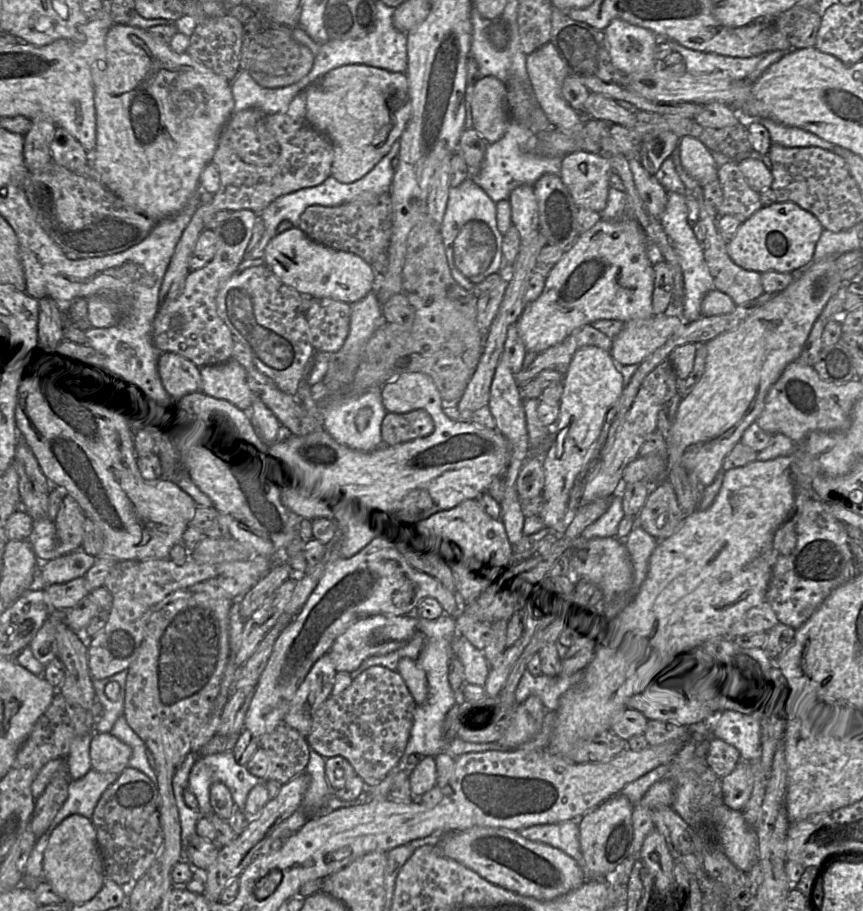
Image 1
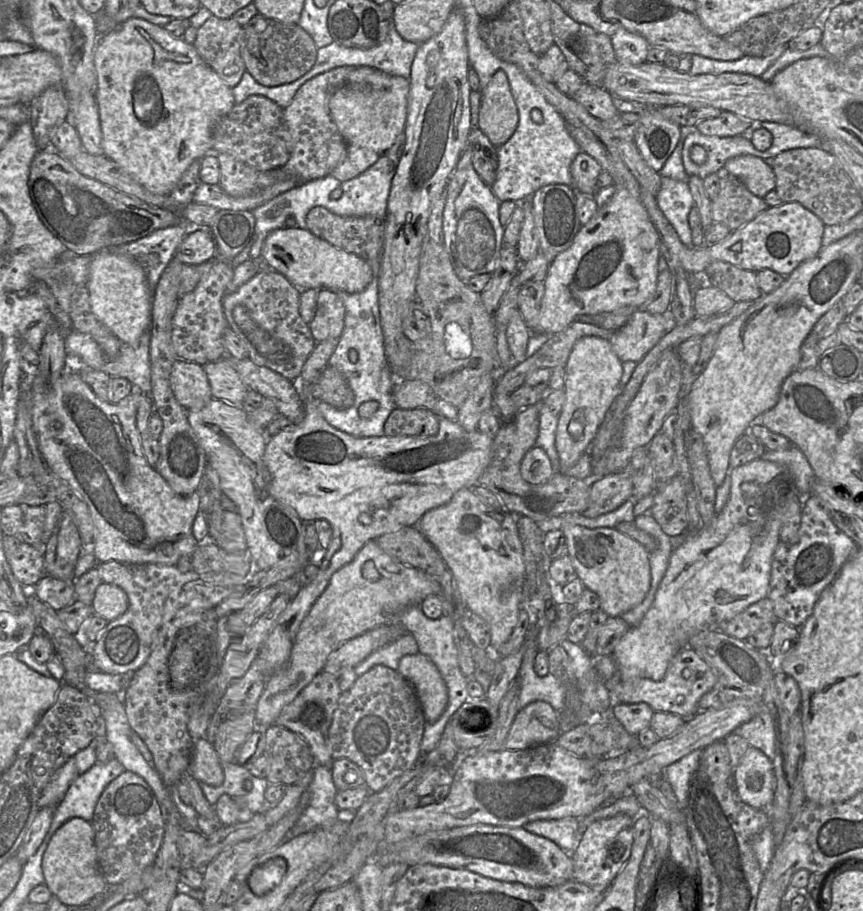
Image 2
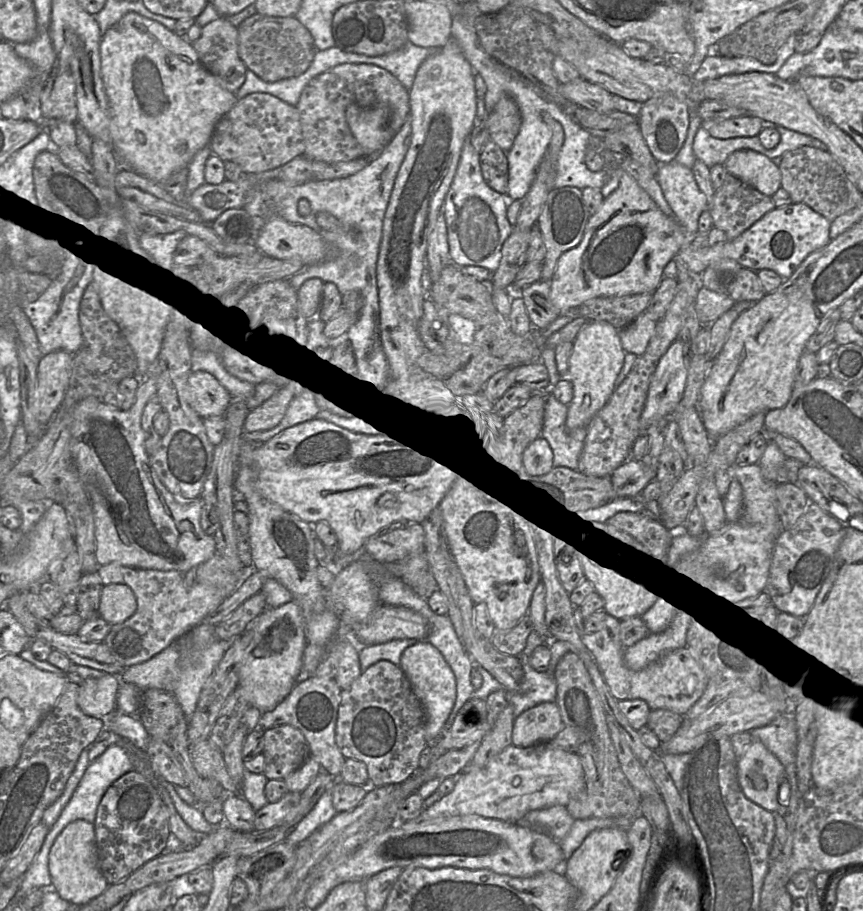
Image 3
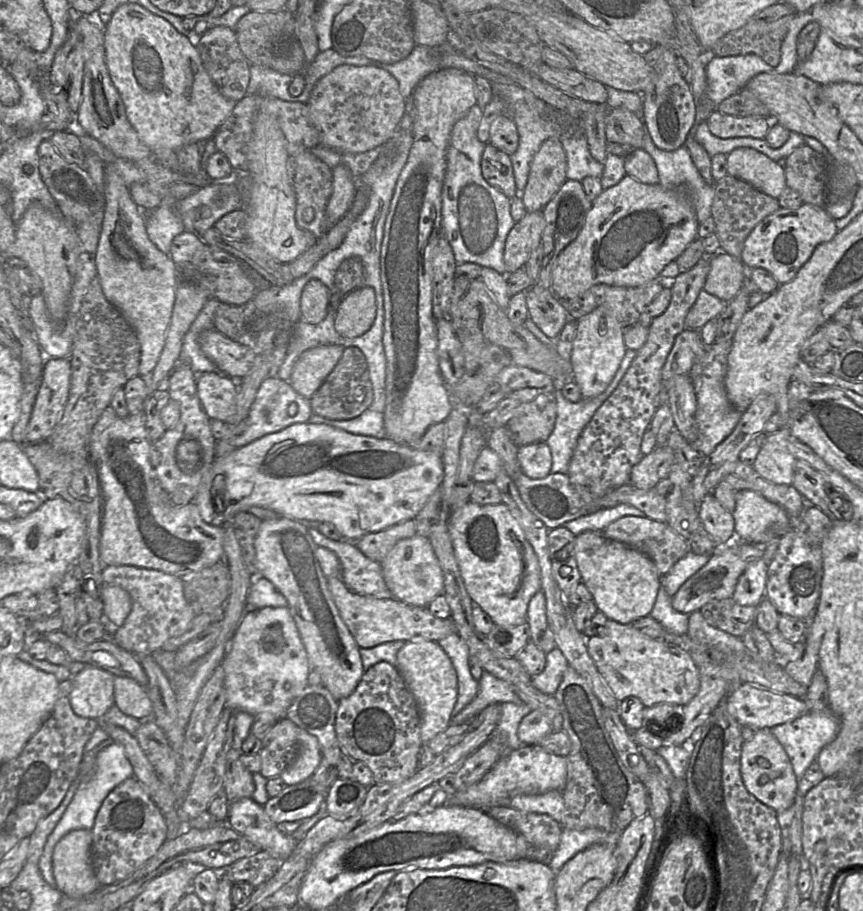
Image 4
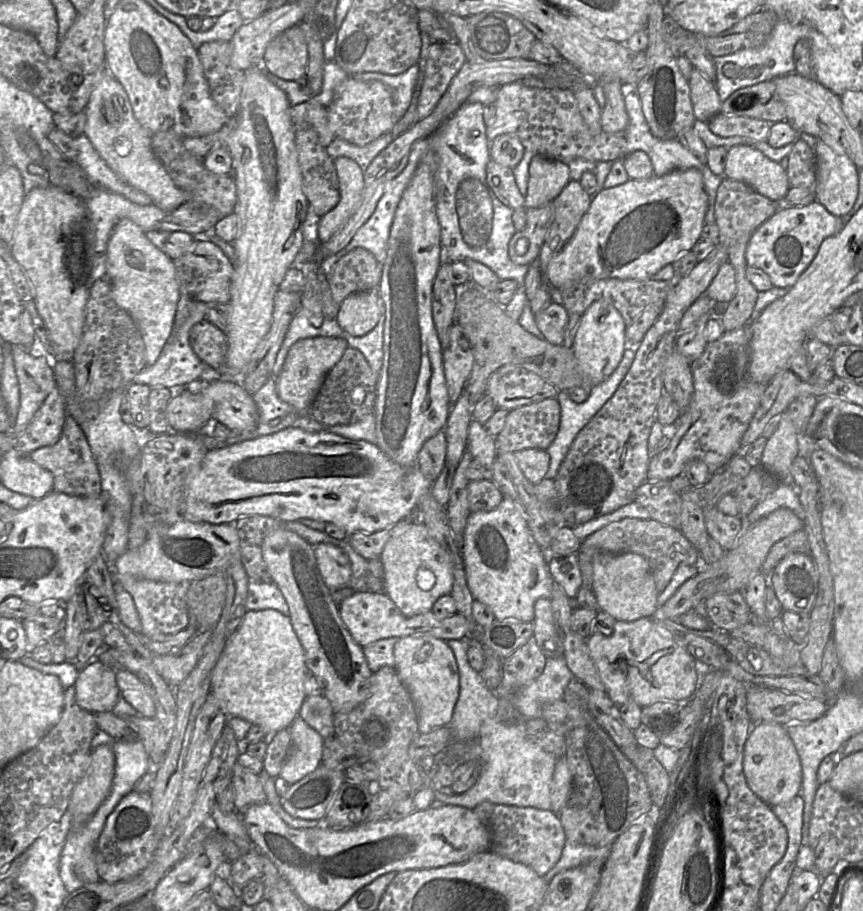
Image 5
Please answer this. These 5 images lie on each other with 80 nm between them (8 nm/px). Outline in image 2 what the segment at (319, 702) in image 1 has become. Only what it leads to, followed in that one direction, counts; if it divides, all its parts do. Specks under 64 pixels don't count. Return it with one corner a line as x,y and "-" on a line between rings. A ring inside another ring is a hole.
322,670
286,705
276,719
275,725
283,726
299,734
308,743
315,764
331,767
334,758
328,749
328,732
333,714
341,695
338,678

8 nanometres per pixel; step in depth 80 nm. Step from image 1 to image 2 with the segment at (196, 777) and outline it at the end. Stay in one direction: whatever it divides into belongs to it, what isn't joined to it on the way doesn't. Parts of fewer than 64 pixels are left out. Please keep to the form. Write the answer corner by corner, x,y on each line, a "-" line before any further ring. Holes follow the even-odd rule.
221,762
224,772
224,782
220,786
211,786
200,782
200,787
208,802
215,806
219,797
228,794
248,814
264,812
267,807
265,791
268,781
257,778
244,766
234,762

